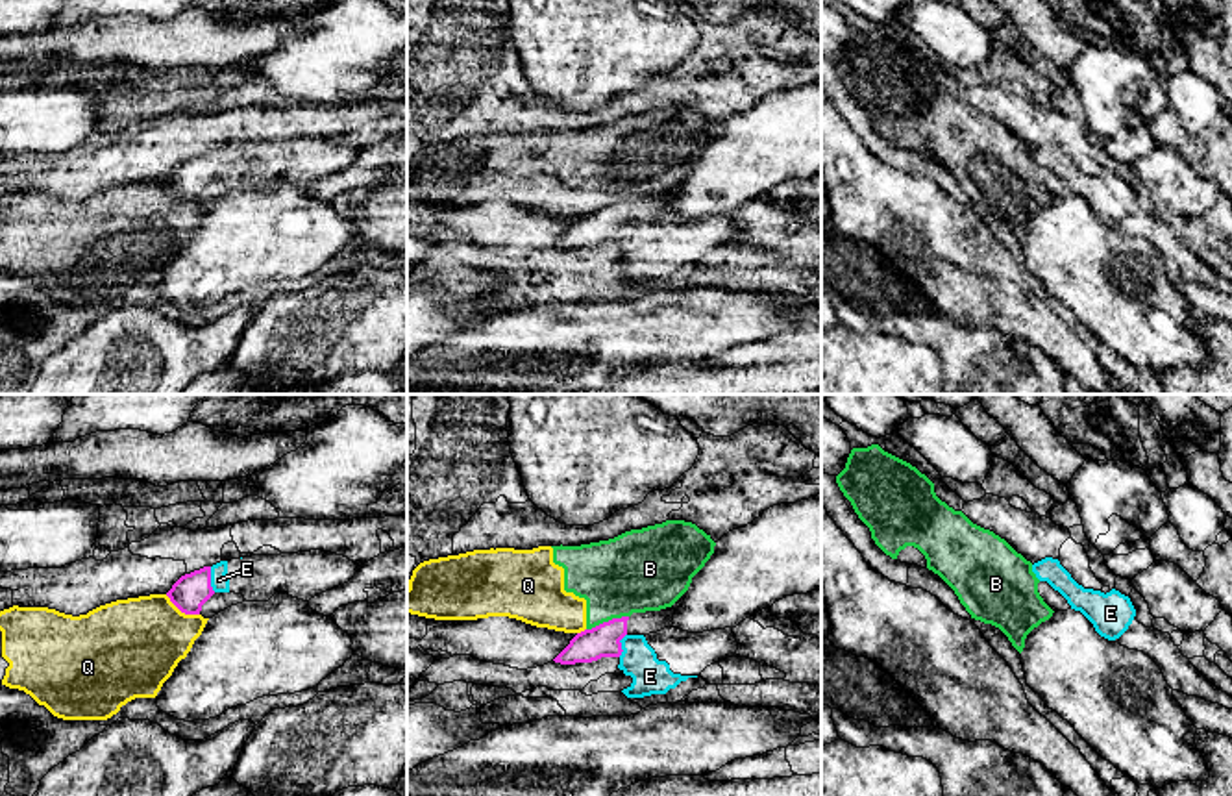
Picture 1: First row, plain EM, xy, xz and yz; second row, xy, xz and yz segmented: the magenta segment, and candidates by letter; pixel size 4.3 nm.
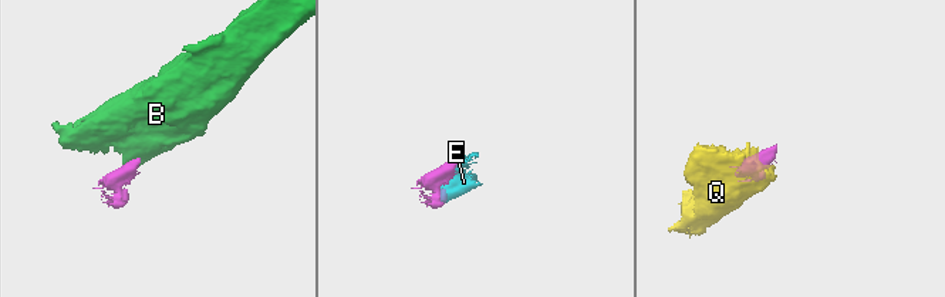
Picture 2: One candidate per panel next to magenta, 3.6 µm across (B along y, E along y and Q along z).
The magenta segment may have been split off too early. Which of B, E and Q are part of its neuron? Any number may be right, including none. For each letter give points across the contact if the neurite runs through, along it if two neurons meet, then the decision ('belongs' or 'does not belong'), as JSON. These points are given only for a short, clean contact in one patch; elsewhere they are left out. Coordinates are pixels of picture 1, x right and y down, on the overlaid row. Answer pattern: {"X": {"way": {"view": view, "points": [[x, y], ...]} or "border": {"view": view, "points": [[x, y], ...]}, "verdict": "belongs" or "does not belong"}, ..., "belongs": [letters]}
{"B": {"border": {"view": "xz", "points": [[628, 615], [603, 621], [587, 630]]}, "verdict": "does not belong"}, "E": {"verdict": "belongs"}, "Q": {"verdict": "does not belong"}, "belongs": ["E"]}

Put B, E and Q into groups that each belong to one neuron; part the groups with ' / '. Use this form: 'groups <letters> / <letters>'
groups B Q / E

